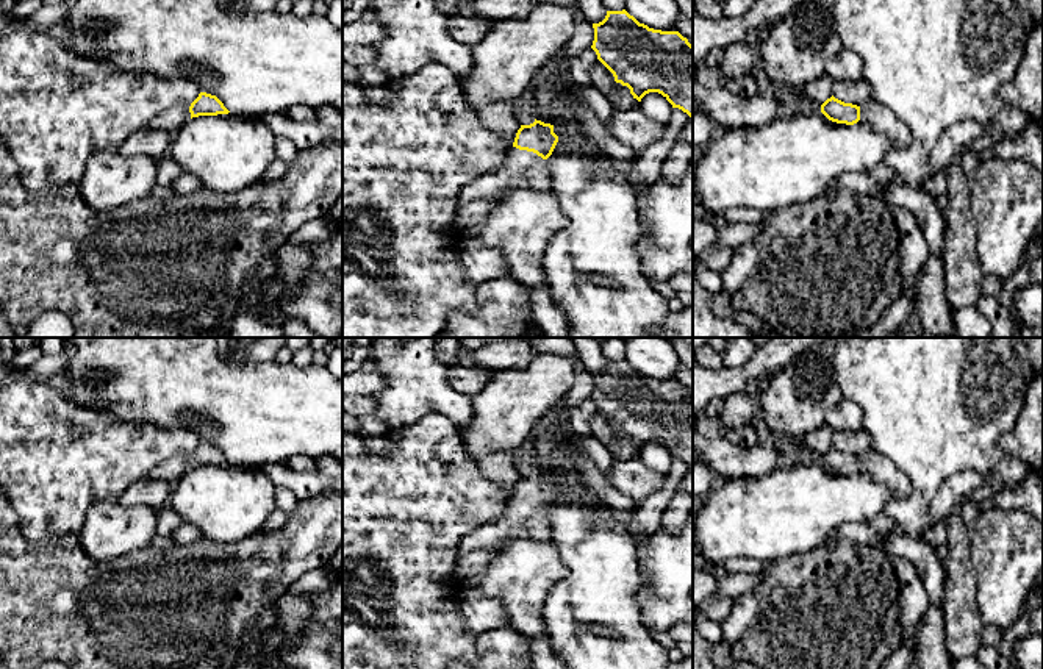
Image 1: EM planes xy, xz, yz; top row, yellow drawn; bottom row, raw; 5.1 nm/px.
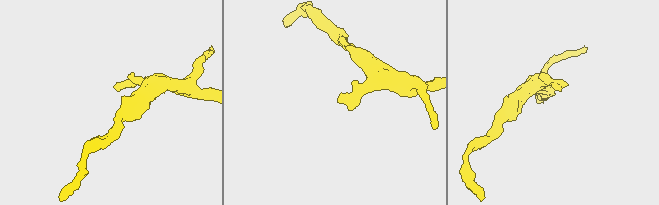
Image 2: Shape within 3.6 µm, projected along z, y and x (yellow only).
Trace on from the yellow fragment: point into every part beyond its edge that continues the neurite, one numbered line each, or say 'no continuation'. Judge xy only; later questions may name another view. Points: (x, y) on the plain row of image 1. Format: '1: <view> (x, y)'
1: xy (172, 469)

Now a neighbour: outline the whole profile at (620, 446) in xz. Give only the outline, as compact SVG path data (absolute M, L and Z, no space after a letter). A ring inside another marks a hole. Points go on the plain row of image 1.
M600 411L596 413L591 430L591 436L611 452L615 461L640 456L640 452L630 444L630 439L616 433L613 424Z

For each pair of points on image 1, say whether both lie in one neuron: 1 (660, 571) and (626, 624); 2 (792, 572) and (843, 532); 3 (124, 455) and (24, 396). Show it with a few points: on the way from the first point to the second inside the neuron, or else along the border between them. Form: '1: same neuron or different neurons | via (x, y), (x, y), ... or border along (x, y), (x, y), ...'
1: different neurons | border along (638, 568), (635, 602), (651, 635)
2: different neurons | border along (827, 540), (853, 540), (870, 546)
3: same neuron | via (99, 455), (80, 455), (46, 421)

